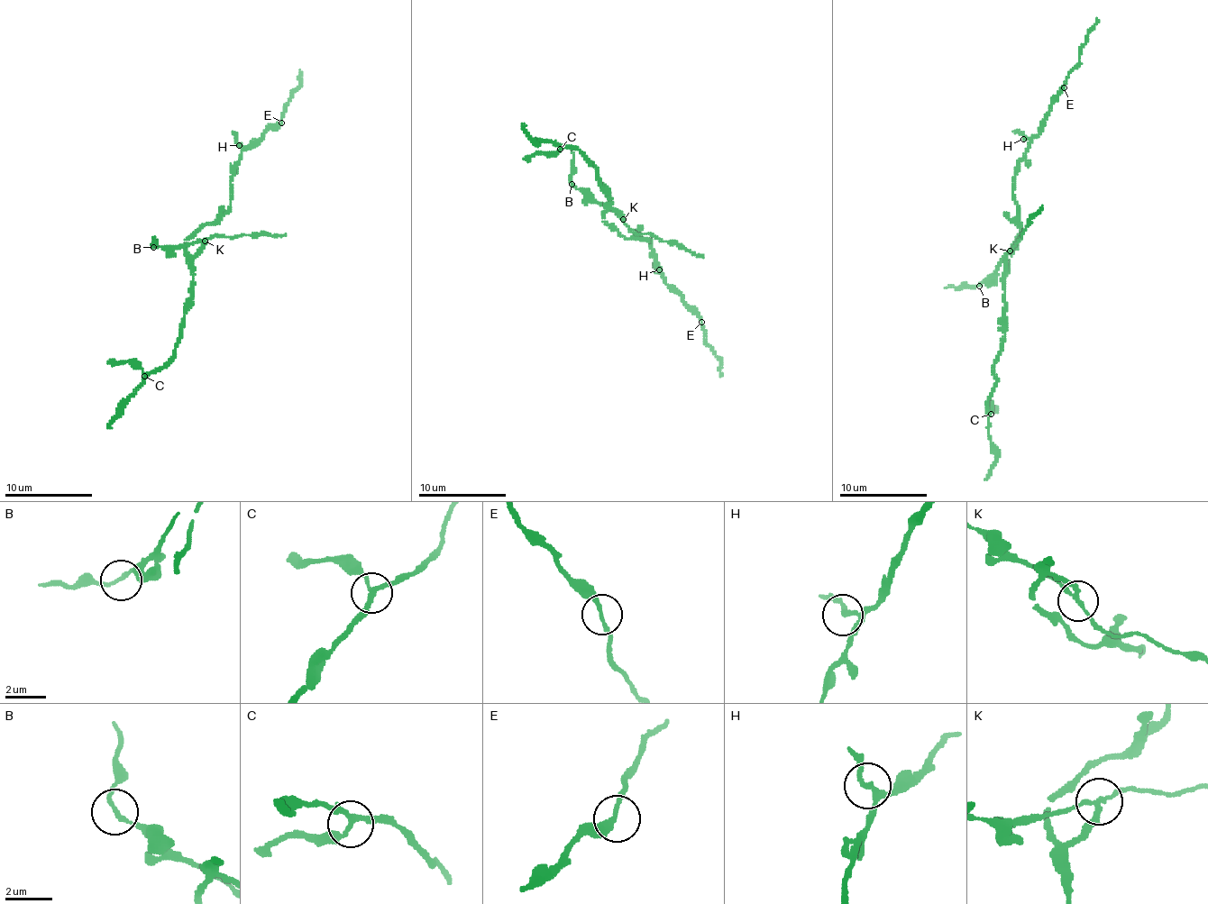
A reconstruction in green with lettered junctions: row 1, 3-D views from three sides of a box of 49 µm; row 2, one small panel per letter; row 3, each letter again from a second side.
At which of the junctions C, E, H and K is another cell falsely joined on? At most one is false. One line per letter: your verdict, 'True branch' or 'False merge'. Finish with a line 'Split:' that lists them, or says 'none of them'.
C: True branch
E: True branch
H: True branch
K: False merge
Split: K

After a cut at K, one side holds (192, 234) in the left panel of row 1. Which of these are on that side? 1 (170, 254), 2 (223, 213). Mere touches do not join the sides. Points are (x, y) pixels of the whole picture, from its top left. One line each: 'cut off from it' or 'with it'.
1: cut off from it
2: with it

